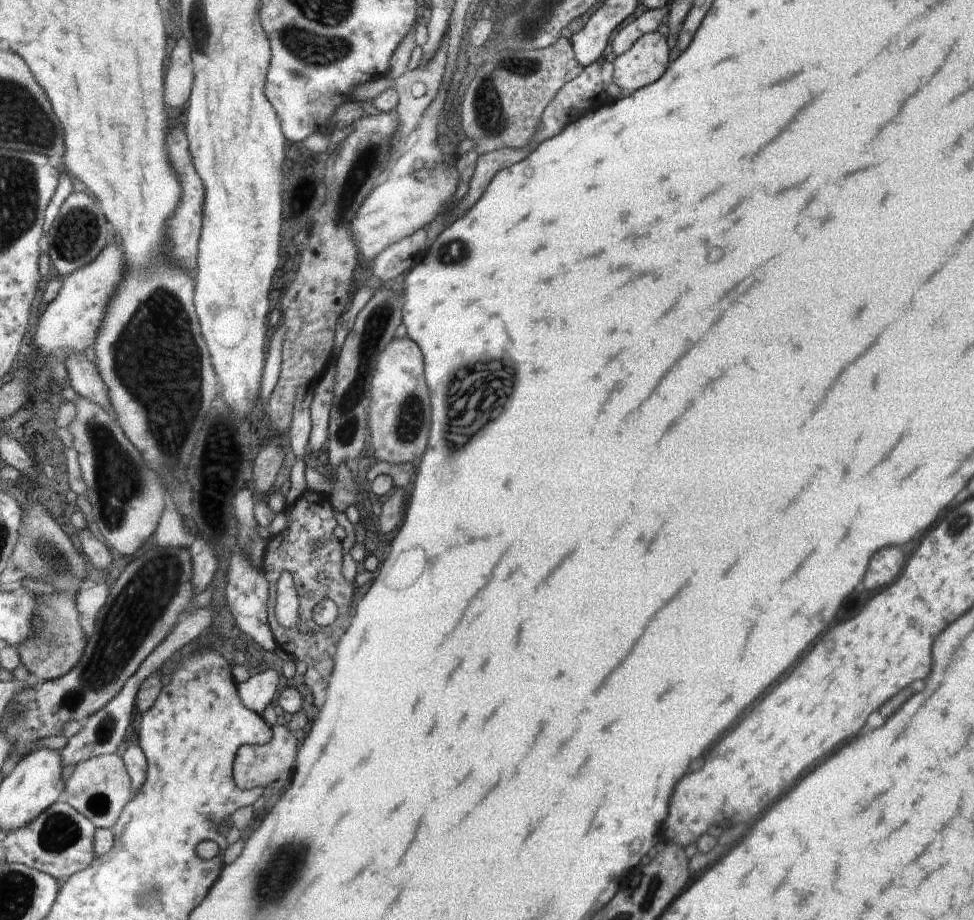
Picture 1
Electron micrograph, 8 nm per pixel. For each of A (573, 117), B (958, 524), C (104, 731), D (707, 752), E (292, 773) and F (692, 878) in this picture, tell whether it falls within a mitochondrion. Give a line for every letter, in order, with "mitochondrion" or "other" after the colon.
A: other
B: mitochondrion
C: mitochondrion
D: other
E: other
F: other

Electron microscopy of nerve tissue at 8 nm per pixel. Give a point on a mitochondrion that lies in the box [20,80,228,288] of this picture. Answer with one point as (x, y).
(75, 236)

